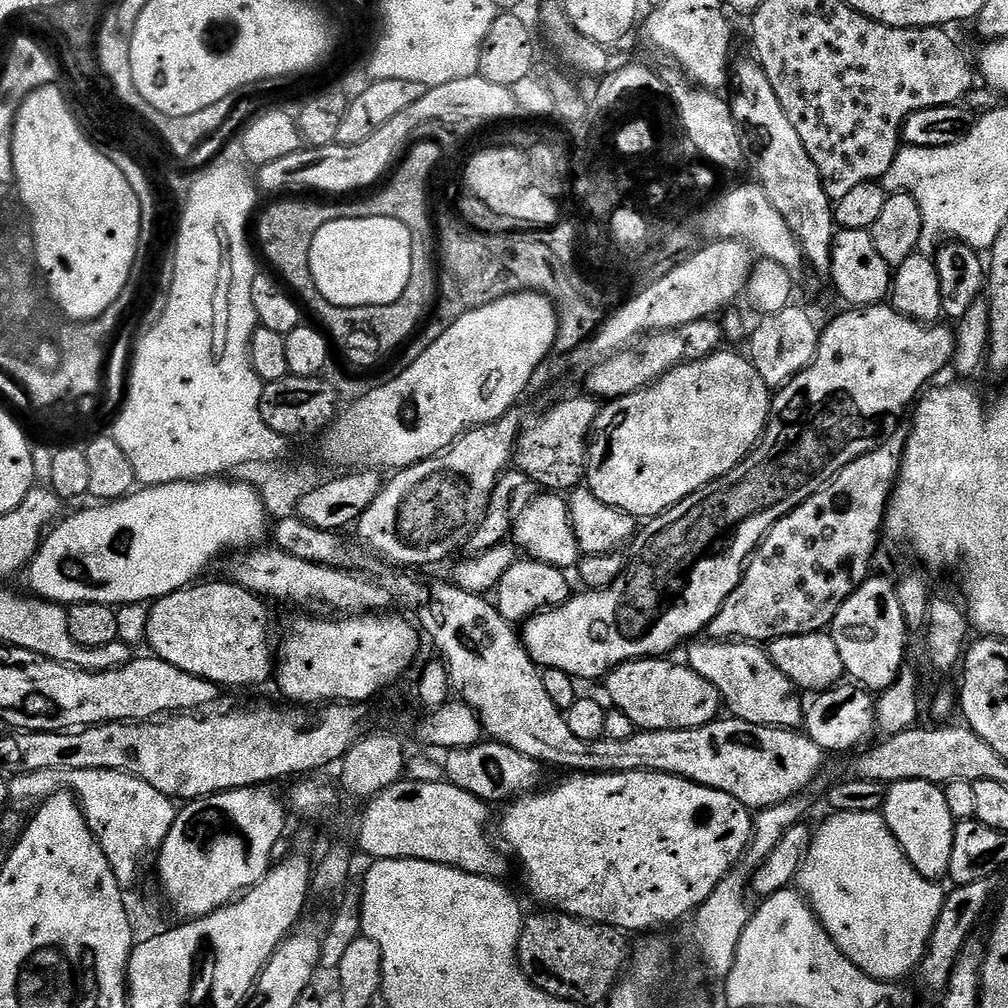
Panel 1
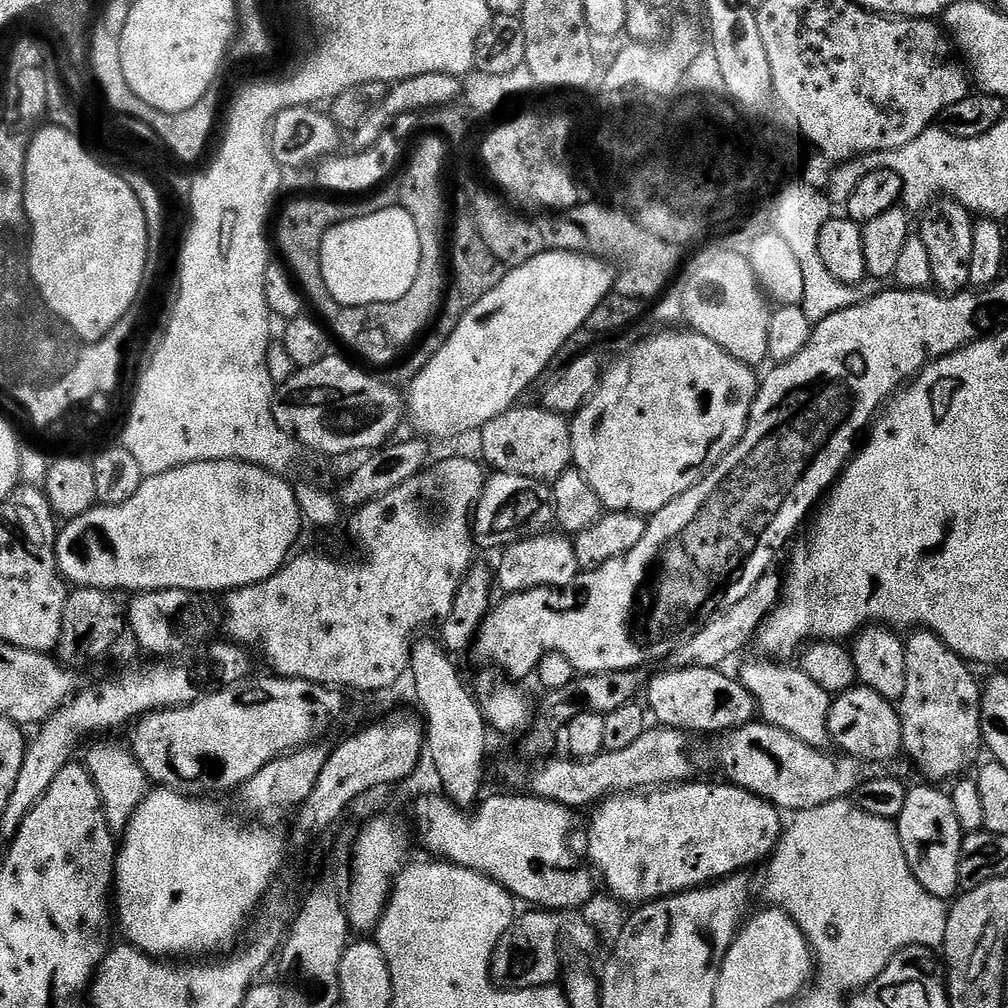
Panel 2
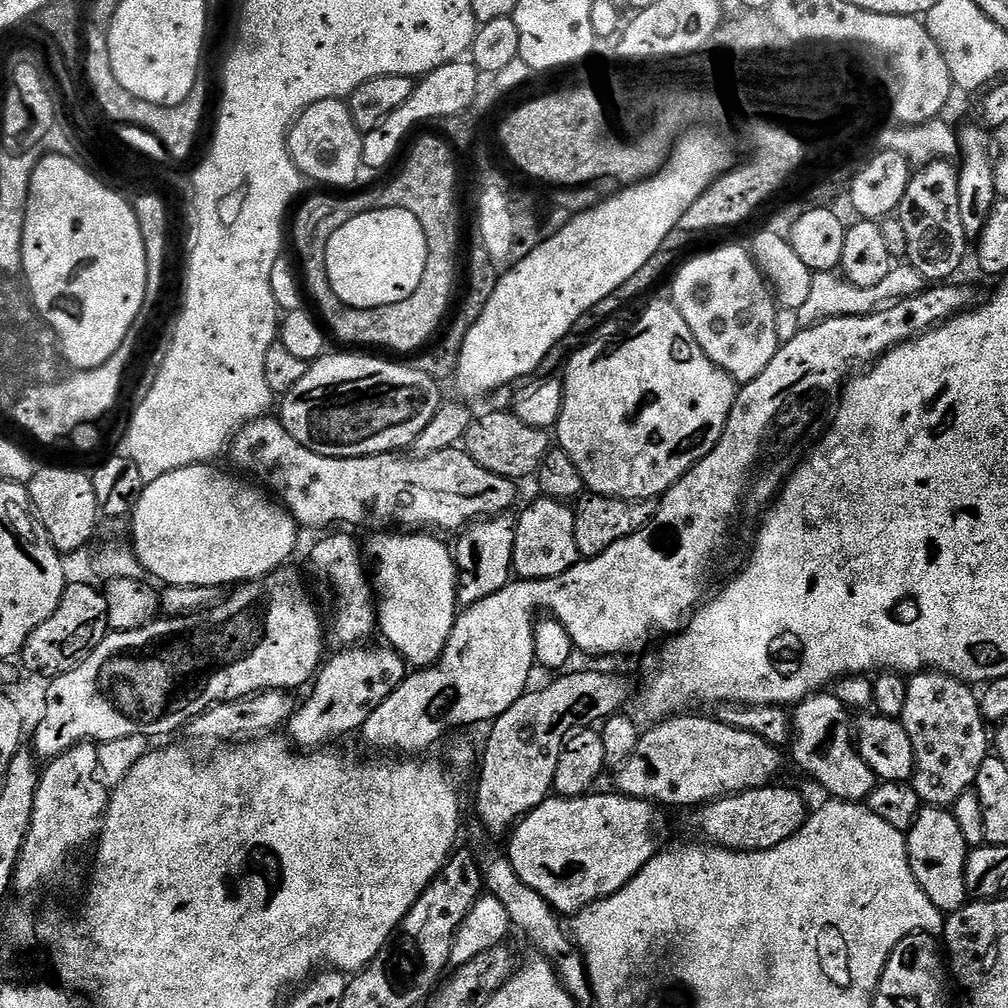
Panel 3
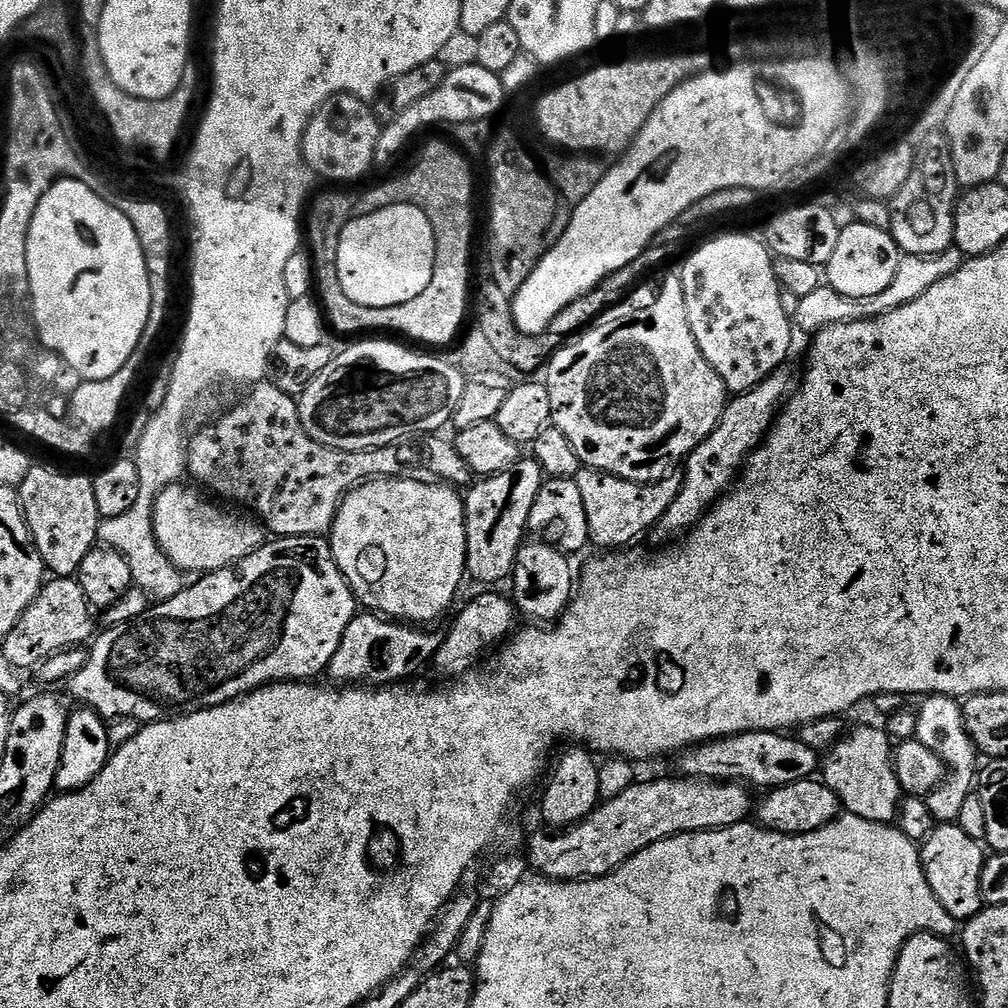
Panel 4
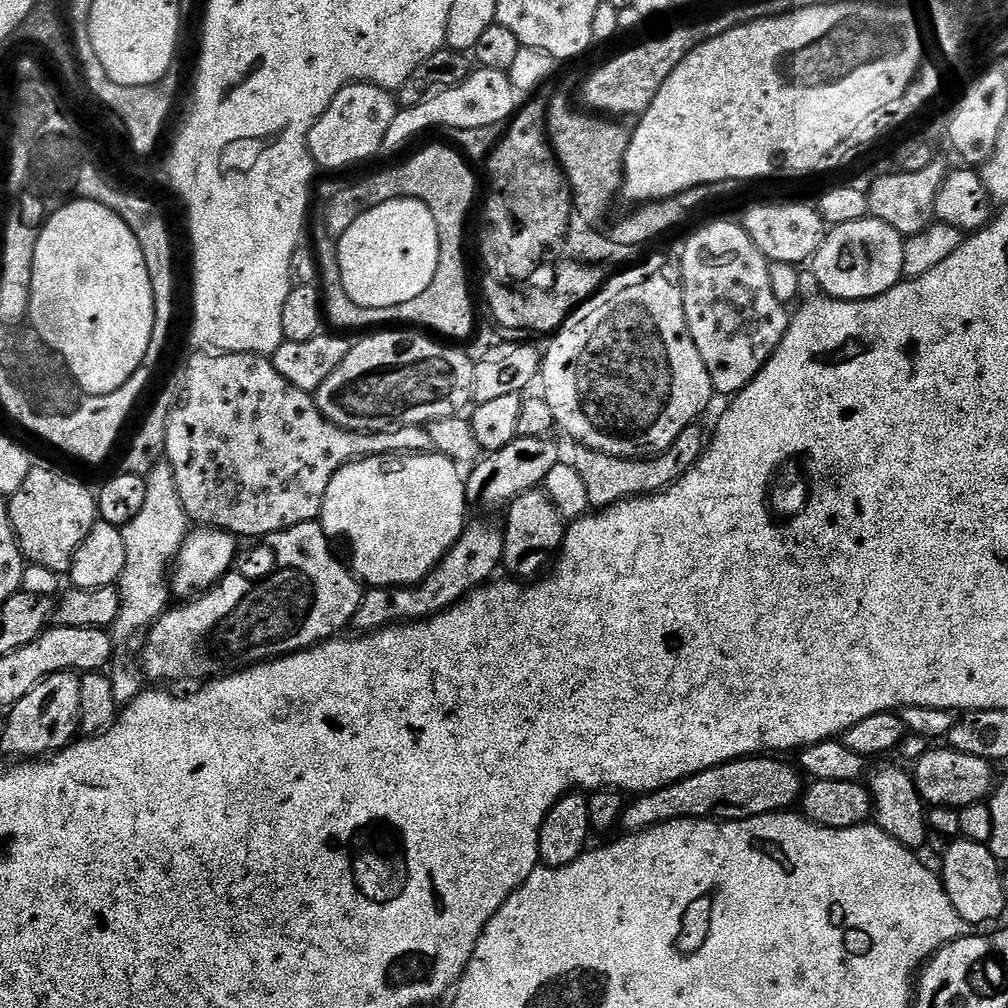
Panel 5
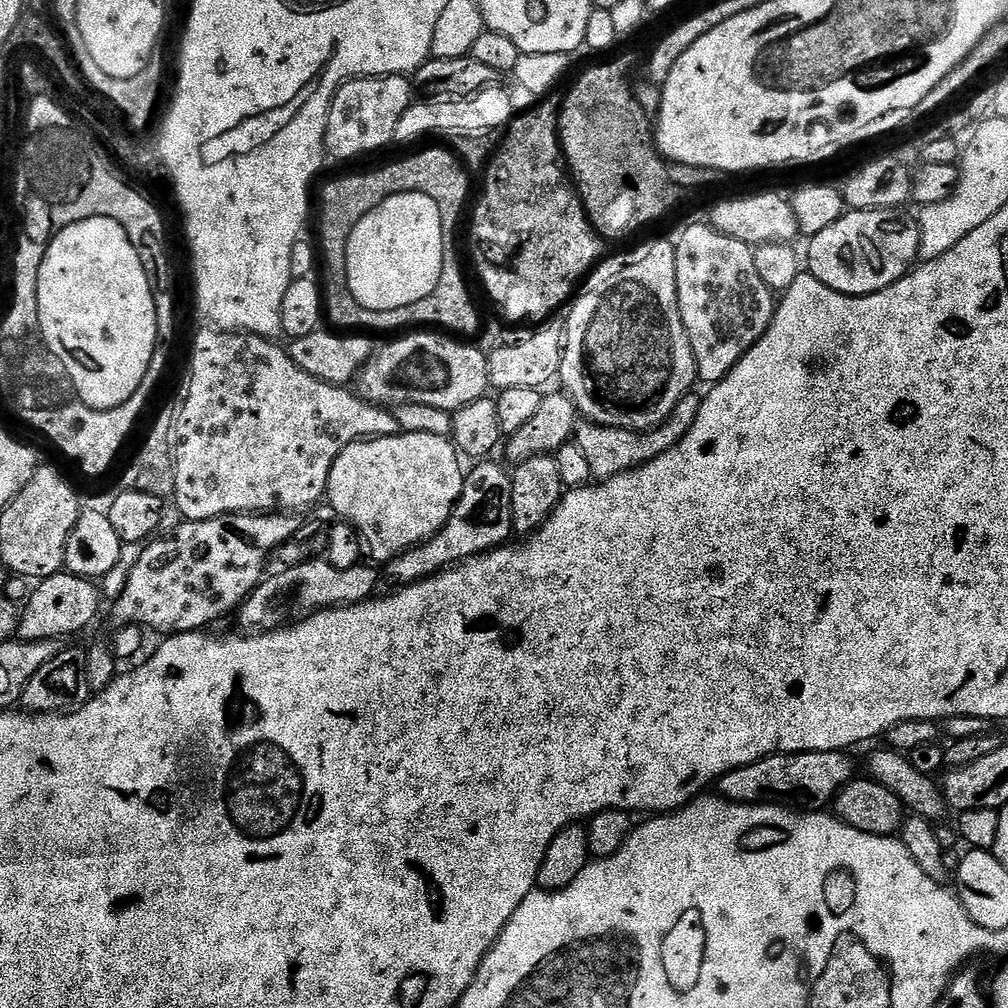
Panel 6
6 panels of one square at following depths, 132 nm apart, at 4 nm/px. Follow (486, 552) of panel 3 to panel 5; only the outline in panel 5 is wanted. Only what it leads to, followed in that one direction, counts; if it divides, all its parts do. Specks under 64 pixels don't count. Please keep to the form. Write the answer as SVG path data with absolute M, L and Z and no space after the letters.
M517 436L514 442L510 442L510 446L502 446L502 450L487 453L471 469L472 473L466 476L466 495L473 505L481 504L484 508L500 508L512 503L514 498L518 498L524 492L530 491L531 488L538 488L543 485L546 474L550 474L550 470L554 470L556 464L561 463L560 448L548 436L535 436L534 438L526 438L525 436Z

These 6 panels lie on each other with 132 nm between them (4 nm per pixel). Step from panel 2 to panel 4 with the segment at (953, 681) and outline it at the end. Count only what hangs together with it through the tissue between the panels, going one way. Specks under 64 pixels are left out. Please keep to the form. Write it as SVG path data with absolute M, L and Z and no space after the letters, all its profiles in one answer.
M929 696L921 704L917 711L916 738L942 757L947 768L943 783L925 801L935 823L955 823L960 819L963 803L972 794L980 766L980 753L965 728L962 706L953 697Z

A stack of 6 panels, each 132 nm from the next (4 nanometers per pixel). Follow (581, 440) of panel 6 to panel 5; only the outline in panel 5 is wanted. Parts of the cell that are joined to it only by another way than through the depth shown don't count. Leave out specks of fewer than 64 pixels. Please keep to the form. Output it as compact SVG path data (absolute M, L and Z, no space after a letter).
M699 423L686 426L678 438L662 454L649 456L647 460L631 460L621 456L611 456L593 448L577 447L576 453L570 456L578 474L582 474L582 482L586 485L589 505L593 509L603 510L619 500L629 500L635 496L651 496L653 492L663 492L675 480L682 478L686 470L690 470L698 462L706 447L706 432L700 429Z

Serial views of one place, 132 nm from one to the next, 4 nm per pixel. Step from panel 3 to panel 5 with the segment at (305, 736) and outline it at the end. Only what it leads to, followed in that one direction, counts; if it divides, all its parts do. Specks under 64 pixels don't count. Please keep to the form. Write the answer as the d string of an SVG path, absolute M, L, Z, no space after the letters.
M476 520L467 525L464 533L454 542L454 546L442 558L442 562L426 579L418 585L410 588L374 588L369 587L365 591L360 608L354 614L351 622L353 629L357 633L375 632L377 628L387 628L390 624L403 624L405 622L415 622L427 620L429 616L437 616L440 612L445 612L448 608L453 608L463 596L468 596L475 588L489 583L497 575L496 571L501 571L504 563L504 533L492 524L487 524L484 520Z

